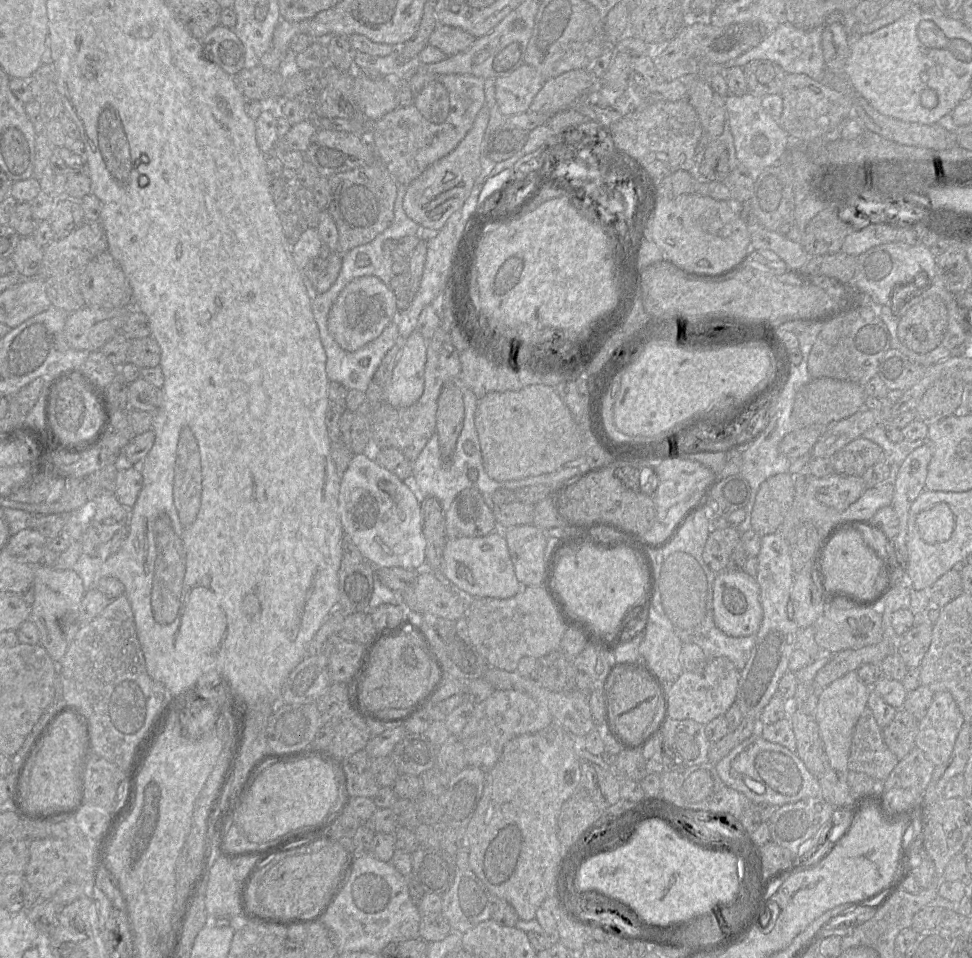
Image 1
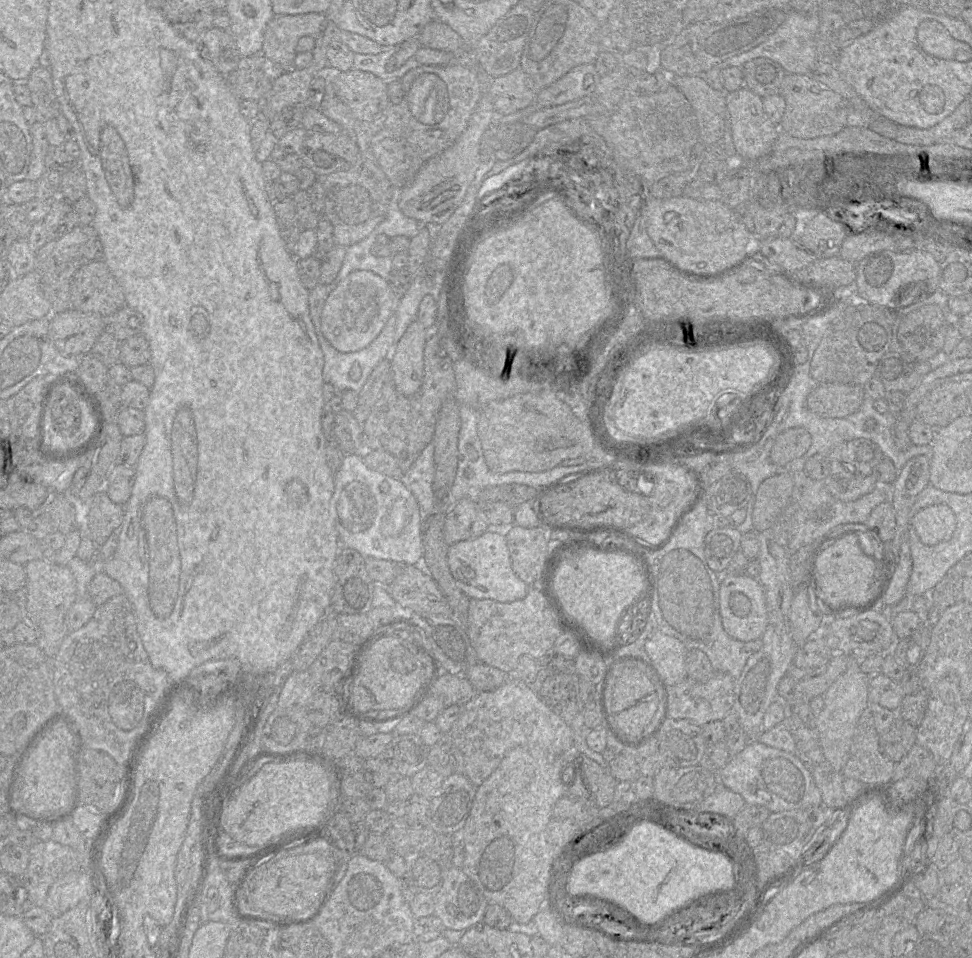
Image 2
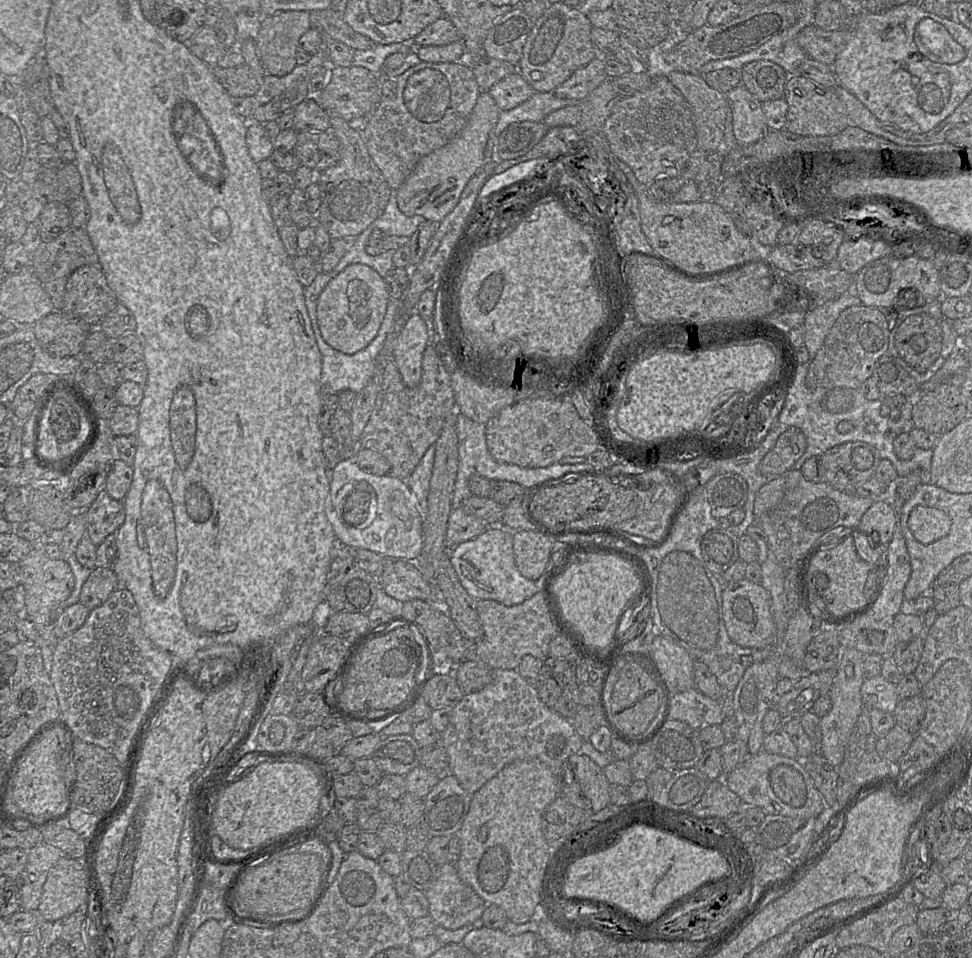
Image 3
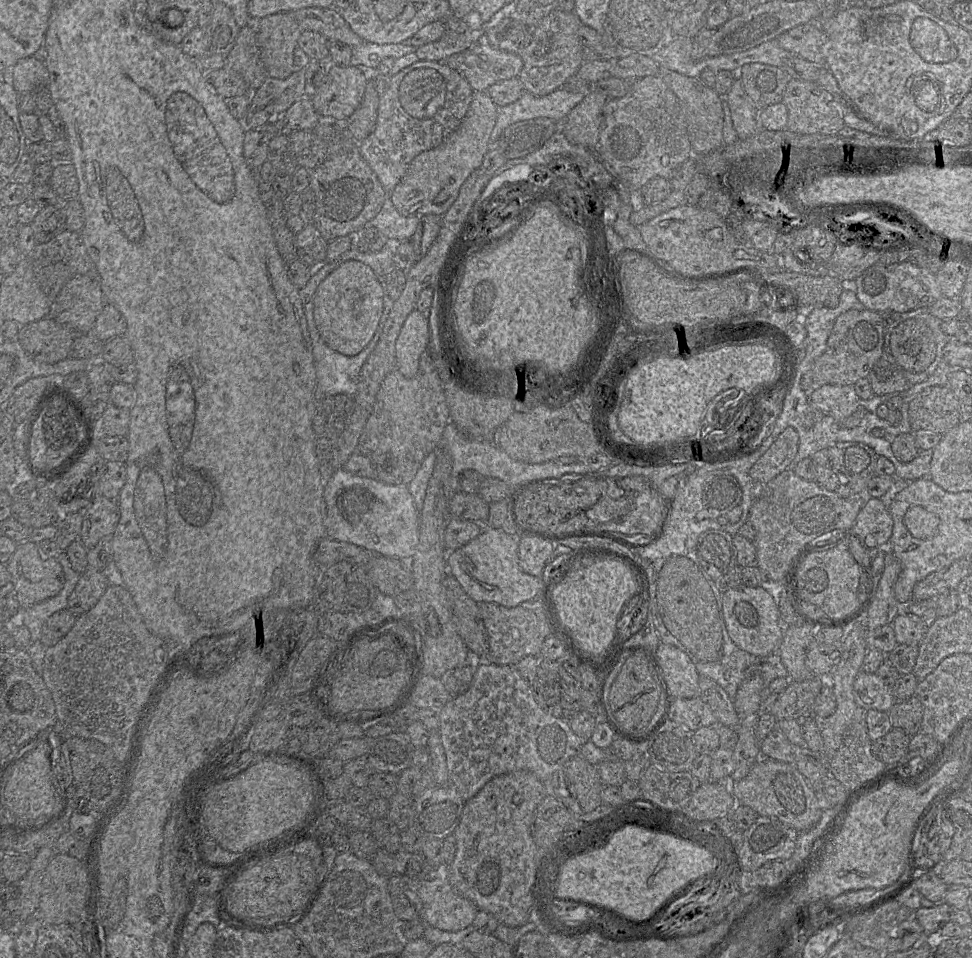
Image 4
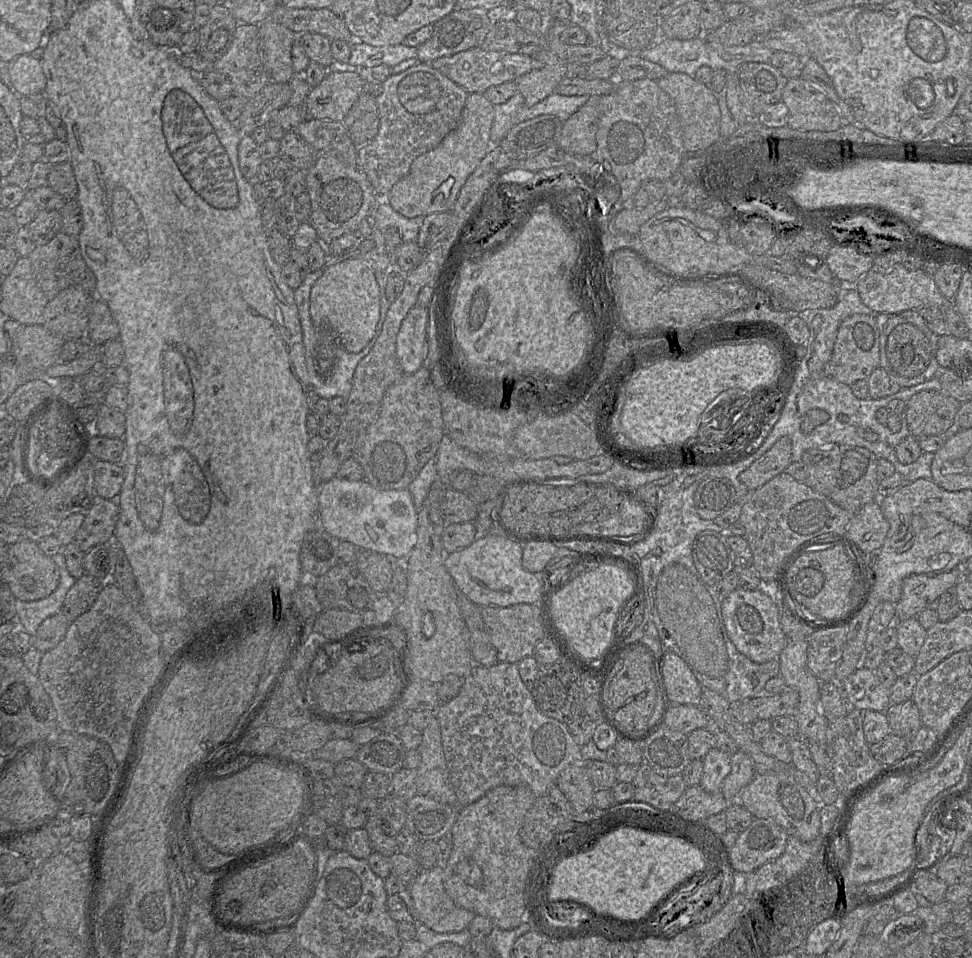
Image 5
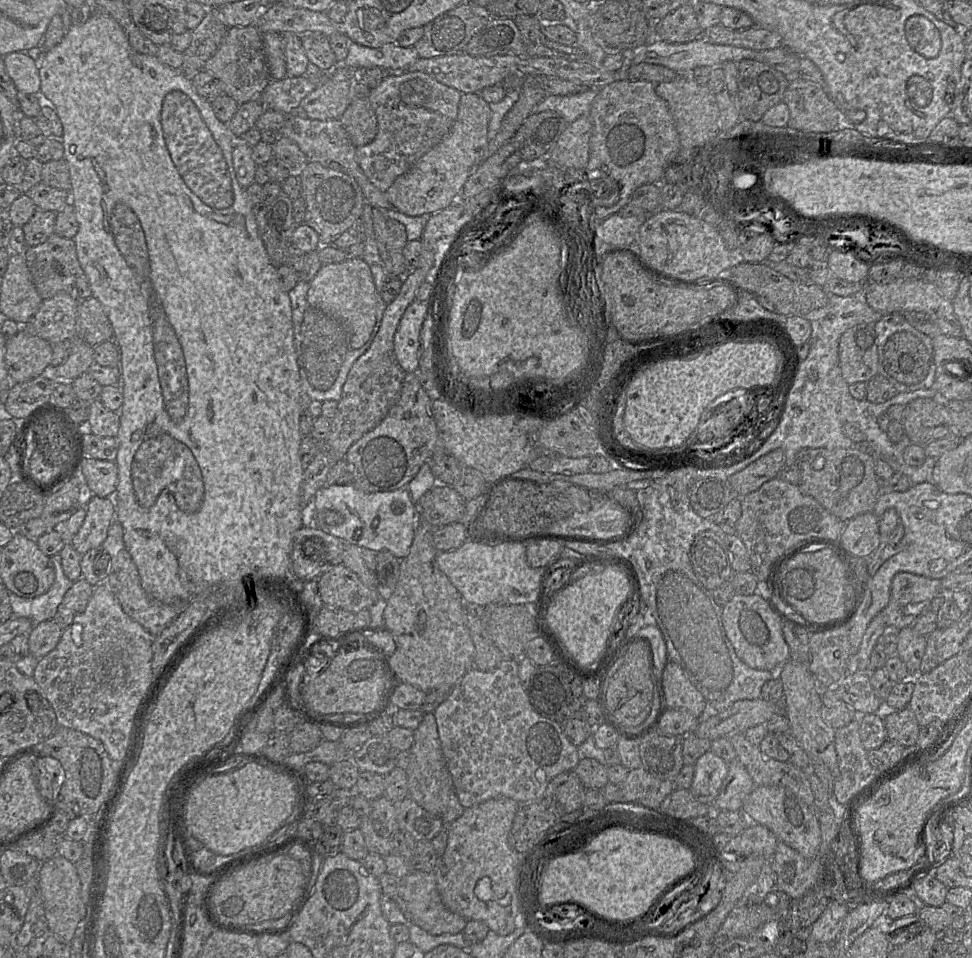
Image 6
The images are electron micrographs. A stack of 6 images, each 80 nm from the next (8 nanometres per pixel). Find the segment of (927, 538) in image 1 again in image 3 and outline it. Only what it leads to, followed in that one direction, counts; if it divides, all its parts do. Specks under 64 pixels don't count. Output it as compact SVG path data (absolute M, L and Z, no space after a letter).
M916 506L909 514L908 527L919 543L928 545L948 535L951 519L940 509Z

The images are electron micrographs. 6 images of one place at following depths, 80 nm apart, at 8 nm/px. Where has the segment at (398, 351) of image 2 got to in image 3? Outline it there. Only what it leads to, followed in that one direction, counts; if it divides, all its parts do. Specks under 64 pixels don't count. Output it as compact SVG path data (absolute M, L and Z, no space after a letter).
M415 312L406 319L392 353L402 381L409 388L415 388L421 381L422 359L427 346L426 321Z

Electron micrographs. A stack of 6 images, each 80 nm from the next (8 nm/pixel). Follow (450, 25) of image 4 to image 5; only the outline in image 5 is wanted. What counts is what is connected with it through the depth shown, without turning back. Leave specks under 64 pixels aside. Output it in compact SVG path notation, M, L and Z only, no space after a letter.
M457 8L433 24L431 37L417 47L419 62L430 63L444 56L479 47L491 28L488 10L483 8Z

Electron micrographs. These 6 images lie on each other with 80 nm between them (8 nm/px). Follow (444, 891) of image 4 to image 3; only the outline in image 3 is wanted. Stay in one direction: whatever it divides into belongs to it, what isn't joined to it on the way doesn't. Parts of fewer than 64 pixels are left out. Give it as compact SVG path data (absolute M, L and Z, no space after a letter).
M455 865L439 867L438 877L425 893L429 902L429 916L436 926L457 930L477 925L487 903L459 877Z

